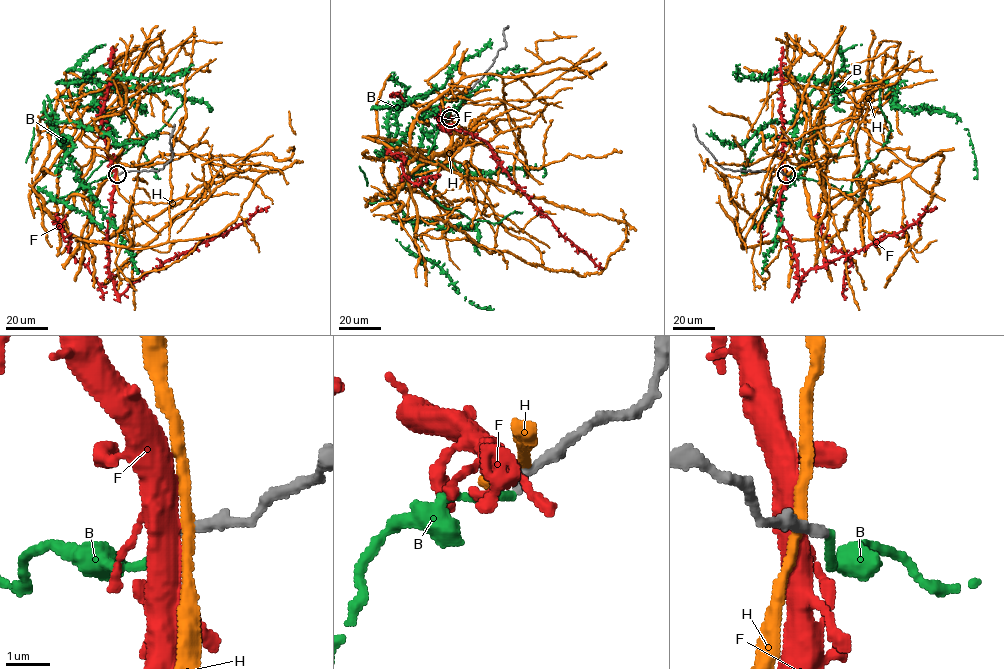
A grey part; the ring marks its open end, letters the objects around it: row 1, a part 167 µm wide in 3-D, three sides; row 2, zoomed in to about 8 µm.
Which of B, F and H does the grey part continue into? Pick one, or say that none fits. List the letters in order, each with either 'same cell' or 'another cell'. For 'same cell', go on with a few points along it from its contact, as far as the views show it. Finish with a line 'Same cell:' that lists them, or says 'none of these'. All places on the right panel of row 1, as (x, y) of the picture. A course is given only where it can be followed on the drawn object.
B: same cell
F: another cell
H: another cell
Same cell: B

